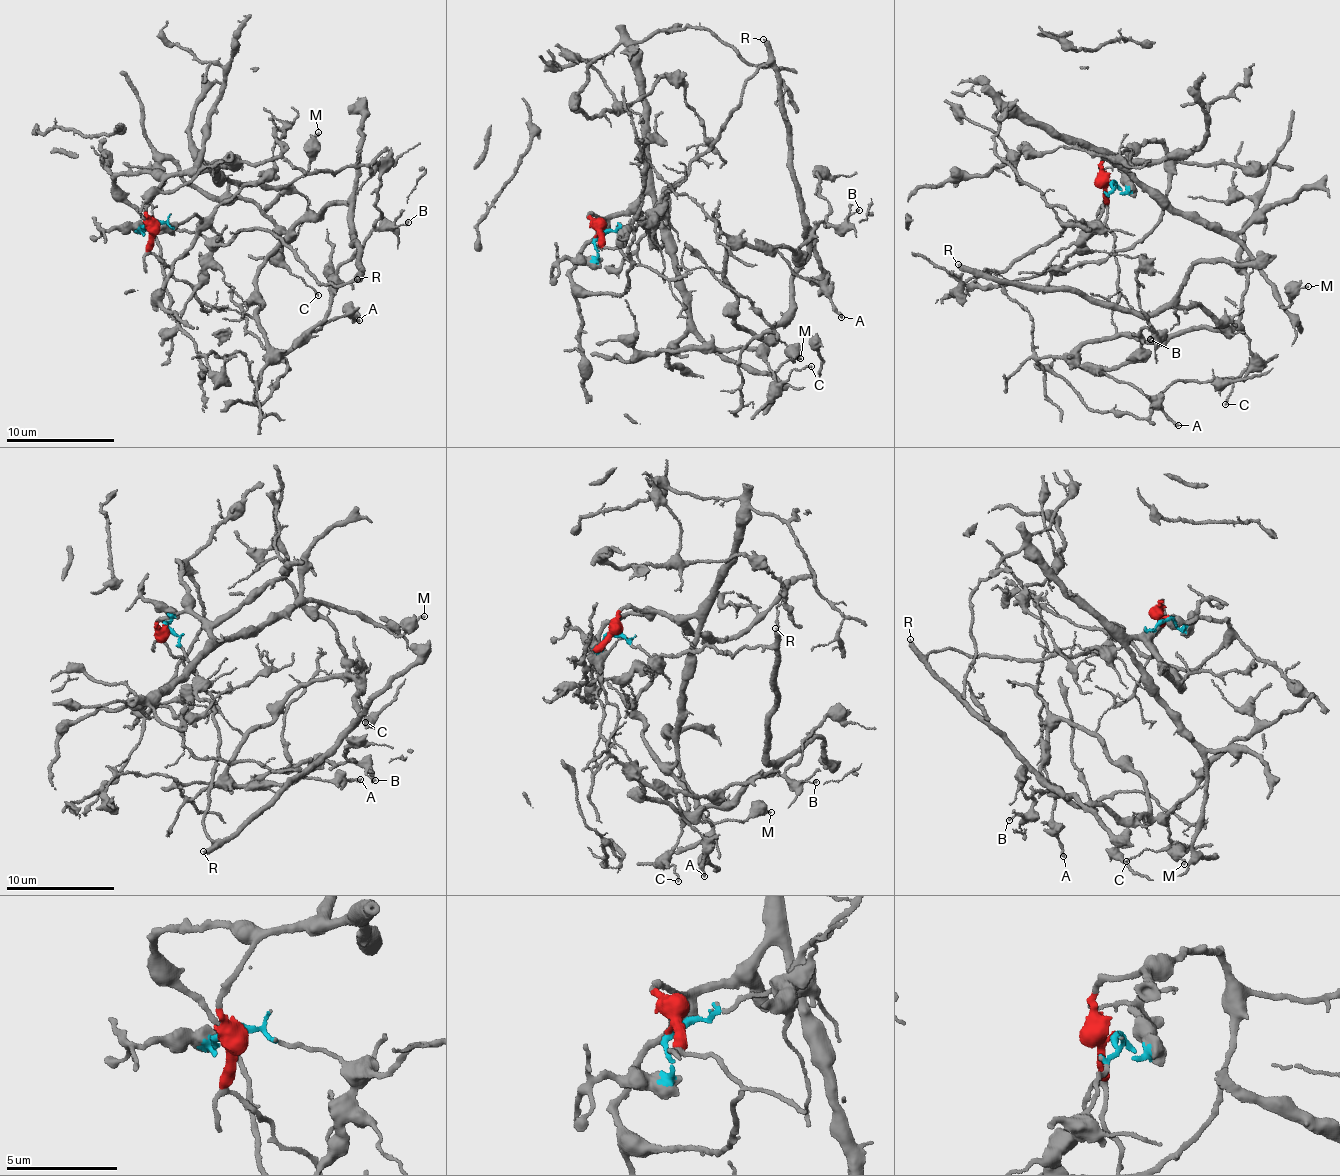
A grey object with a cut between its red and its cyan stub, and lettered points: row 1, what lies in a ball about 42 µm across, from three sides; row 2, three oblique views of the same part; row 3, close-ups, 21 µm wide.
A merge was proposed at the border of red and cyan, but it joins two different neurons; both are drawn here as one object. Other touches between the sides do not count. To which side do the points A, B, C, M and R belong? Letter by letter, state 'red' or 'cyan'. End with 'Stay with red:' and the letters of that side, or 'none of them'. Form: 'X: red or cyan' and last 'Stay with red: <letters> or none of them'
A: cyan
B: cyan
C: cyan
M: red
R: cyan
Stay with red: M

